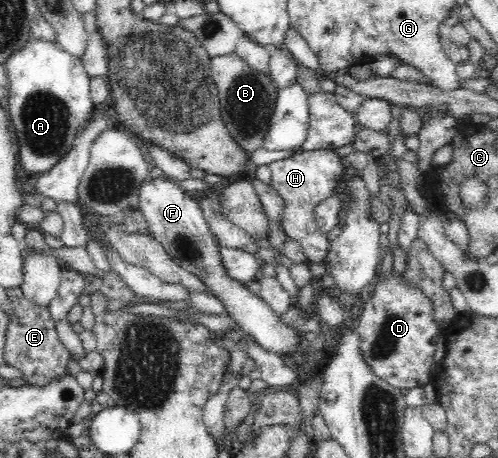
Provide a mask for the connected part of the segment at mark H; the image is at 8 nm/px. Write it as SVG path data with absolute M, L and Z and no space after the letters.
M319 149L314 151L303 150L301 153L294 152L290 157L272 162L269 165L272 173L272 189L280 197L283 197L286 208L282 213L282 225L286 235L290 239L296 239L308 261L318 263L325 259L326 253L330 251L330 241L326 233L320 230L319 223L316 222L316 207L320 206L322 201L328 200L330 195L337 195L341 192L341 185L344 183L344 177L347 176L349 168L340 155L334 150Z

